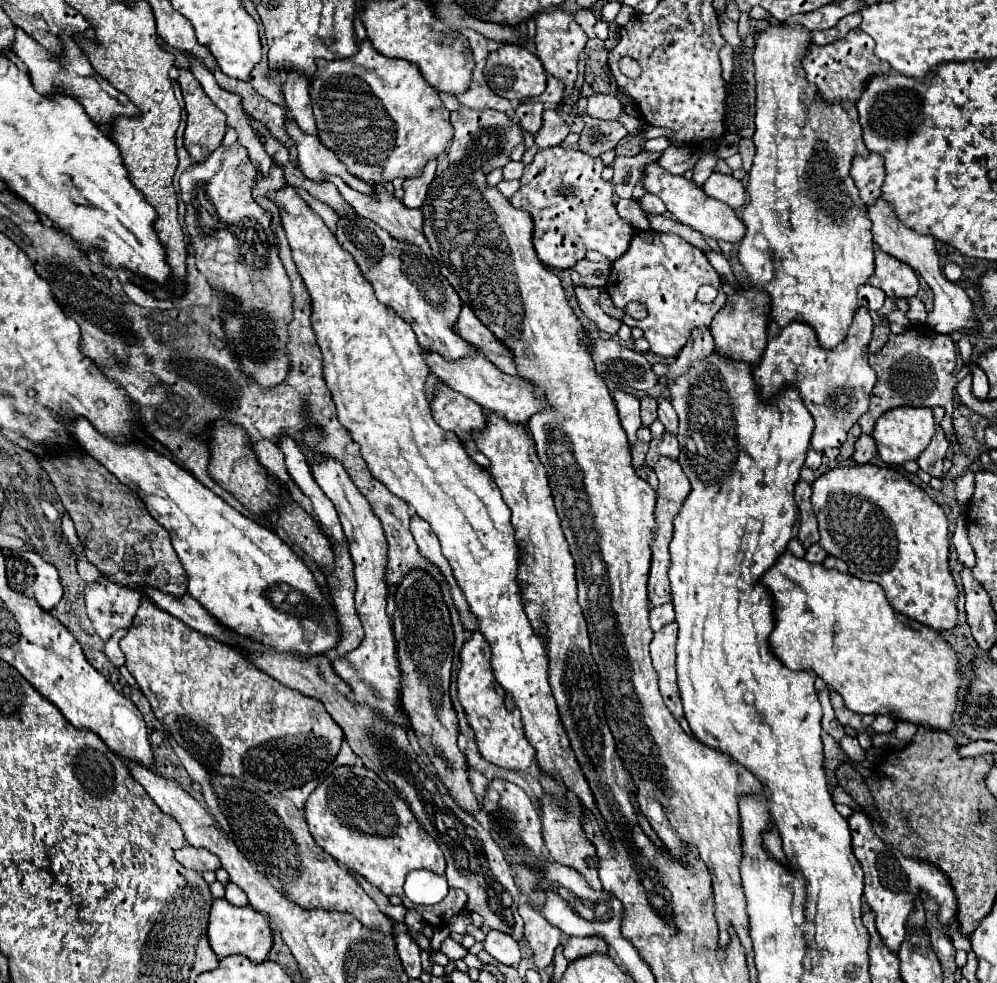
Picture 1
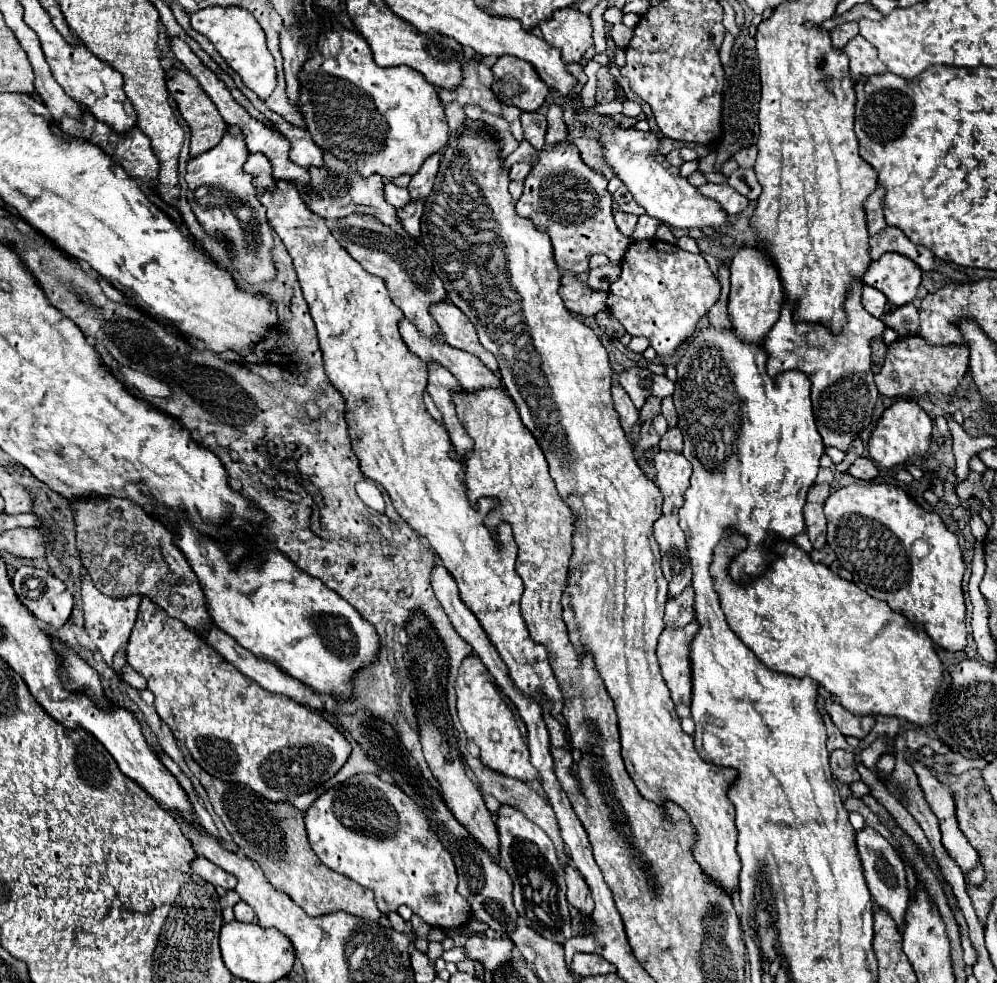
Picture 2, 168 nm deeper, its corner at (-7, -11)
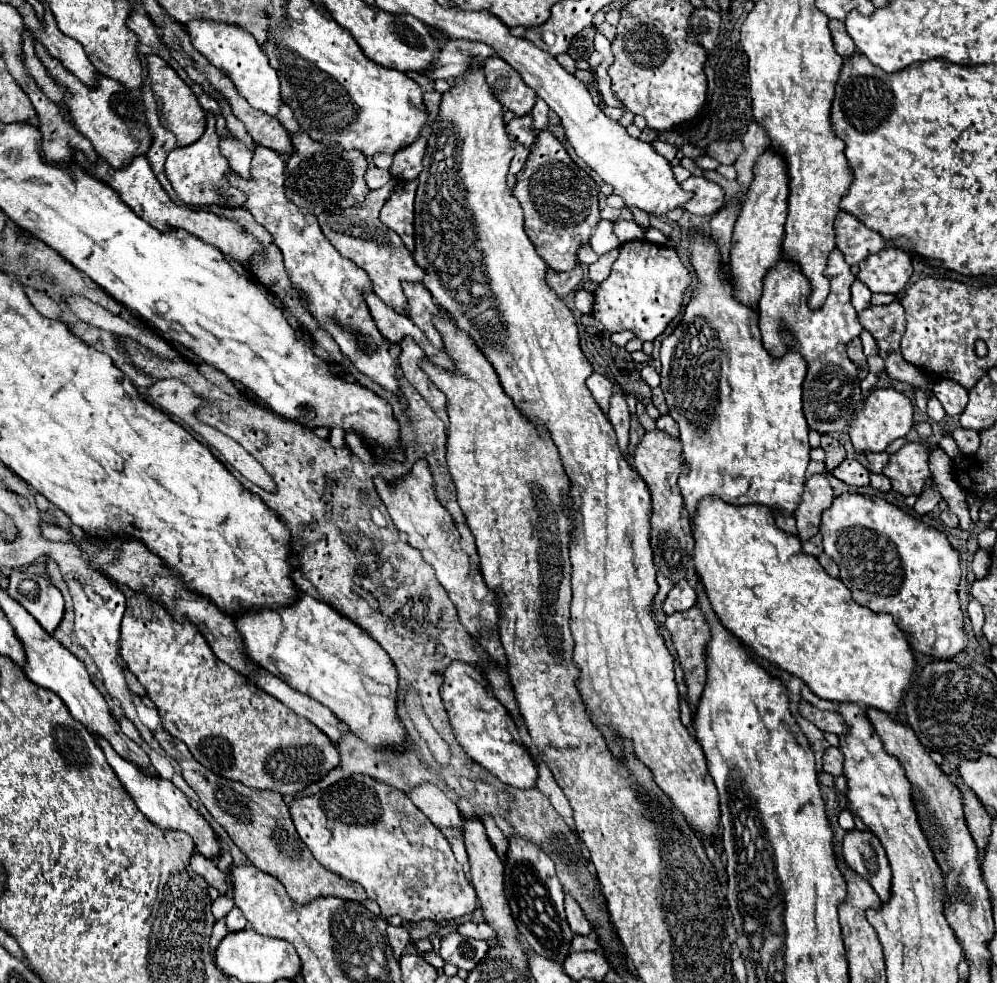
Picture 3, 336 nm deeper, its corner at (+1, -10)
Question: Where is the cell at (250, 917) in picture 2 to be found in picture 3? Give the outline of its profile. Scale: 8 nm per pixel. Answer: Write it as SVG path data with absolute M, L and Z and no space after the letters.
M237 907L231 909L231 913L225 917L225 923L227 923L229 931L241 931L247 927L247 919L243 917L243 913Z

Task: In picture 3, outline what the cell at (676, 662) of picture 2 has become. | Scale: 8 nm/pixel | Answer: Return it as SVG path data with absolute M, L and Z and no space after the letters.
M691 607L689 611L669 615L665 627L671 633L677 661L683 669L687 687L685 701L693 709L699 703L699 695L705 683L705 643L709 641L707 621L697 607Z

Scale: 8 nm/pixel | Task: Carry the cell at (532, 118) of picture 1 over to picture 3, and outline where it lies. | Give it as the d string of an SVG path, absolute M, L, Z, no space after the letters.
M521 115L521 117L513 117L511 121L509 121L509 125L507 125L507 131L509 131L509 135L517 141L517 143L521 143L521 145L525 145L525 147L531 147L533 145L533 141L535 141L535 131L533 131L533 119L531 119L531 115Z

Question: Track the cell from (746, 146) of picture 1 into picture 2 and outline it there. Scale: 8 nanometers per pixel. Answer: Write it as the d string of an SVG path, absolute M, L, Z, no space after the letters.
M747 146L747 148L741 148L739 152L735 152L735 154L733 154L733 160L735 160L741 168L753 168L755 156L757 156L757 146Z

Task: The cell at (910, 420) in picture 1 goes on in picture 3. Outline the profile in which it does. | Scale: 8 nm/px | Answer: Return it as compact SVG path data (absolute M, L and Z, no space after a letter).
M873 389L849 427L849 437L851 437L855 451L857 453L885 451L889 447L889 443L893 443L899 437L905 437L913 429L913 425L915 425L913 413L915 413L913 405L903 393L899 393L895 389Z

